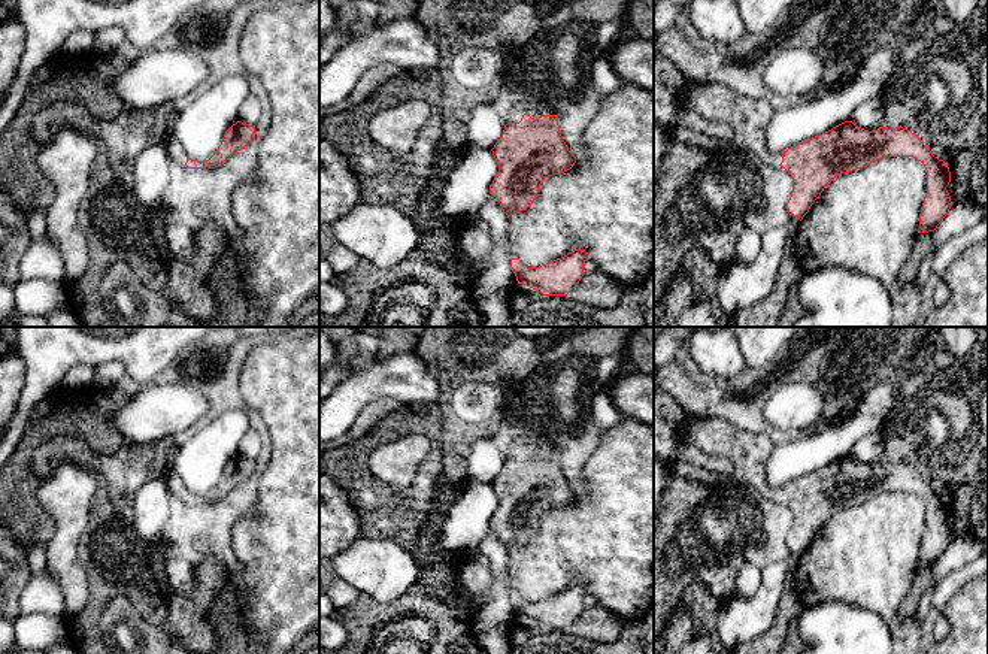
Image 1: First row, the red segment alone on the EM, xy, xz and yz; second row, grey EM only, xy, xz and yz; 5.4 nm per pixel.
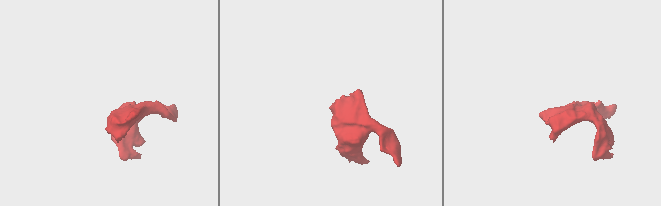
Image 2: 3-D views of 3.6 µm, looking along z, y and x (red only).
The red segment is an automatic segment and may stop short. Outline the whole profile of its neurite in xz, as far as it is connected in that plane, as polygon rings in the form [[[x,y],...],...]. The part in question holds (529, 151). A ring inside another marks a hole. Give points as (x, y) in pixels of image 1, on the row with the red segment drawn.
[[[531,93],[522,94],[491,149],[498,172],[490,185],[490,194],[498,200],[507,218],[530,208],[545,178],[564,173],[576,163],[561,136],[558,116],[531,118],[528,113],[539,103],[531,99]]]

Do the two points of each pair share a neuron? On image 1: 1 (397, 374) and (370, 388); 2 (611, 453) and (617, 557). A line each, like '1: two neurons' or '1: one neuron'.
1: one neuron
2: one neuron

